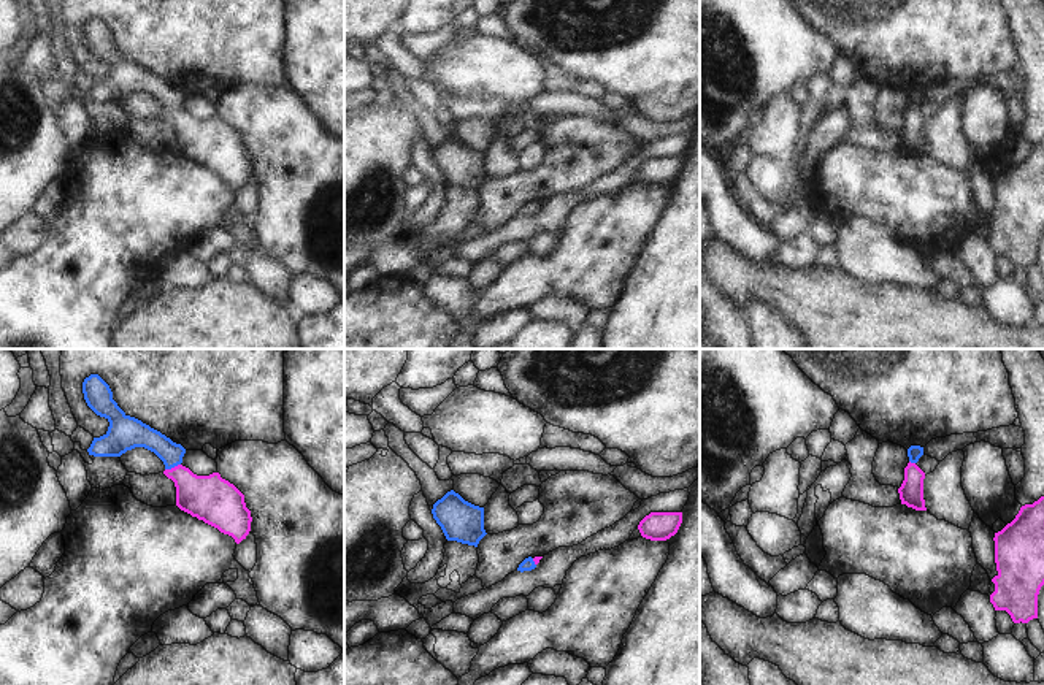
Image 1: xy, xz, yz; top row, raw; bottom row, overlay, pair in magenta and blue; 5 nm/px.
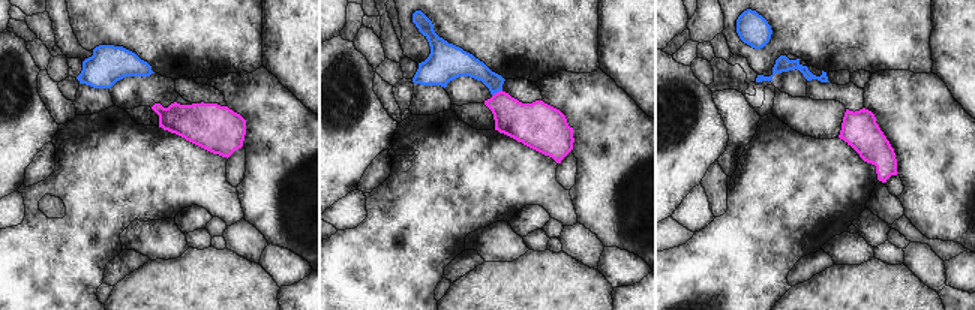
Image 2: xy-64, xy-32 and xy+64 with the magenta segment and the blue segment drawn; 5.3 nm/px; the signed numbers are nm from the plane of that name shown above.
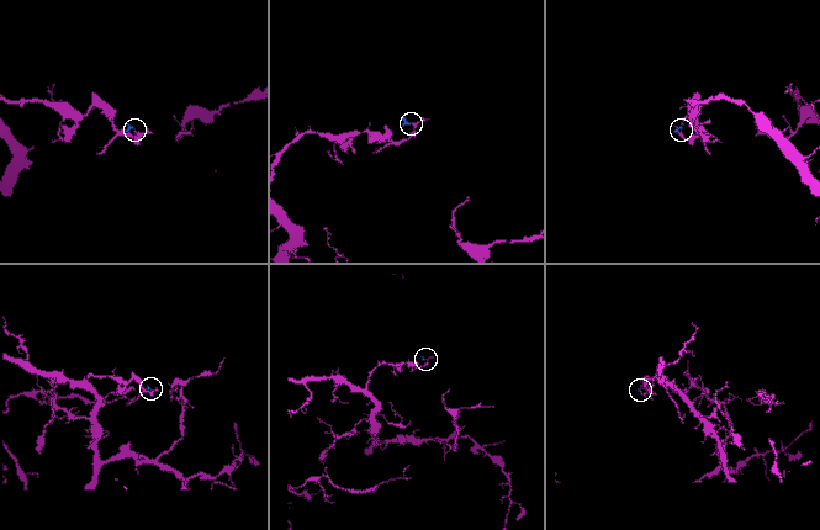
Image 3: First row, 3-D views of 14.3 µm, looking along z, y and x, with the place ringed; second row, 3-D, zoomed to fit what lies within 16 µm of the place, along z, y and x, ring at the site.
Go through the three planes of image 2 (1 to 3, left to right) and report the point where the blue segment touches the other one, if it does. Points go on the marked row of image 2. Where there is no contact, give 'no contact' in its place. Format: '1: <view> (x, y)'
1: no contact
2: xy-32 (498, 92)
3: no contact

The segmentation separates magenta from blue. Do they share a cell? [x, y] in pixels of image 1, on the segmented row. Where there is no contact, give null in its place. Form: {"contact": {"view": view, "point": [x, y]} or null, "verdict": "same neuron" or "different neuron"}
{"contact": {"view": "xy", "point": [172, 468]}, "verdict": "same neuron"}

